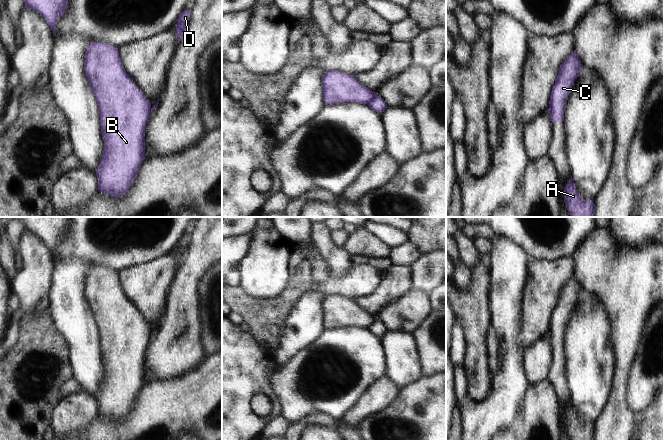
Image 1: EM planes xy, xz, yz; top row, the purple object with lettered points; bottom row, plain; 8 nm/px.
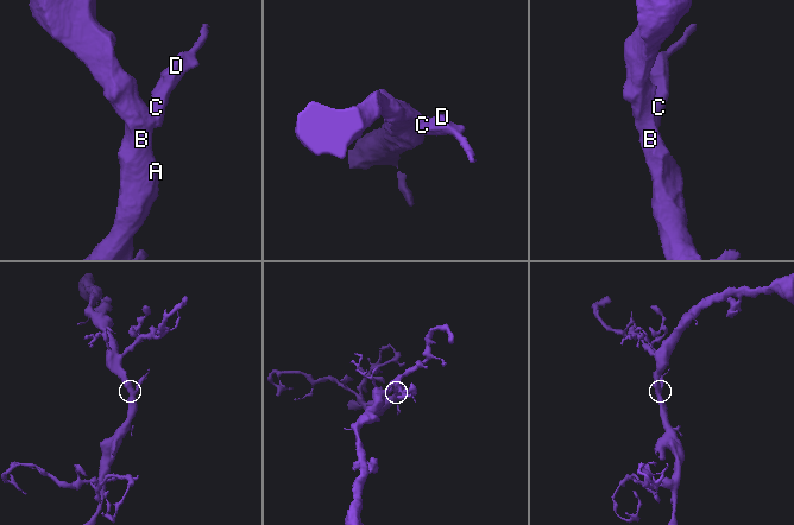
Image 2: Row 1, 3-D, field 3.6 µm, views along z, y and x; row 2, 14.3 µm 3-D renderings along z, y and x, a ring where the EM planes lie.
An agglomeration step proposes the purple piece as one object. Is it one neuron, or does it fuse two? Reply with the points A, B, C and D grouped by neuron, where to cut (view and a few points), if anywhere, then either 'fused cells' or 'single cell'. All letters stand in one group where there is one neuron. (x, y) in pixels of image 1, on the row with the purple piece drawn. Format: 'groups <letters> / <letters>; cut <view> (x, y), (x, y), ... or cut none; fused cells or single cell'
groups A B / C D; cut xz (375, 94), (366, 103); fused cells

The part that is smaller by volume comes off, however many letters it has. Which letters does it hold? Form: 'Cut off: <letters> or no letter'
Cut off: C, D.

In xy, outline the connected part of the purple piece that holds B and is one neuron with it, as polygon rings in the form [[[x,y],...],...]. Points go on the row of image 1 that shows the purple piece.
[[[90,42],[84,70],[99,108],[104,141],[102,160],[96,170],[98,190],[118,198],[130,189],[145,159],[145,128],[152,112],[151,103],[124,70],[118,48],[113,45]]]

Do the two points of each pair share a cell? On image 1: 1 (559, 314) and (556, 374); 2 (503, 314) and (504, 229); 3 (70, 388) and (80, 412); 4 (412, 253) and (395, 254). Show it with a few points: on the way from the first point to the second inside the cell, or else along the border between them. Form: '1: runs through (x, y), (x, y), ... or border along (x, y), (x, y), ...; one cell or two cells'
1: runs through (557, 329), (557, 359); one cell
2: border along (489, 227), (497, 235), (507, 236), (524, 249); two cells
3: border along (80, 390), (63, 397); two cells
4: runs through (408, 253), (399, 254); one cell

